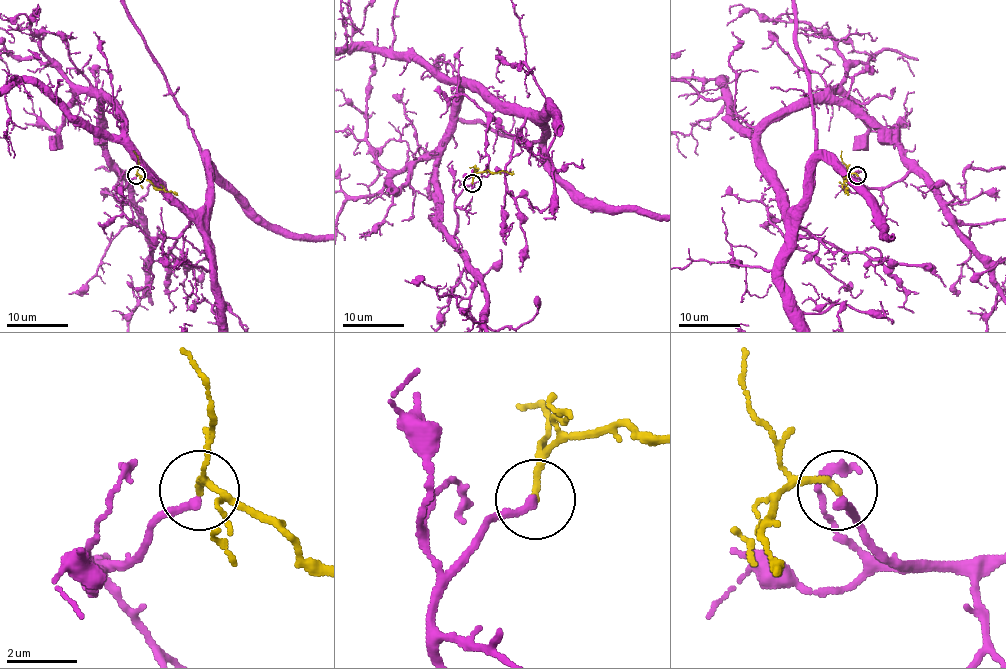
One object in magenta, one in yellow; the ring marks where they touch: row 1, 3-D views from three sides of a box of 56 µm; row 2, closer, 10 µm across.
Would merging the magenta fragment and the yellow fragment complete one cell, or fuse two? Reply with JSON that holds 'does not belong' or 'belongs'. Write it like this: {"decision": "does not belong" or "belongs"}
{"decision": "belongs"}

